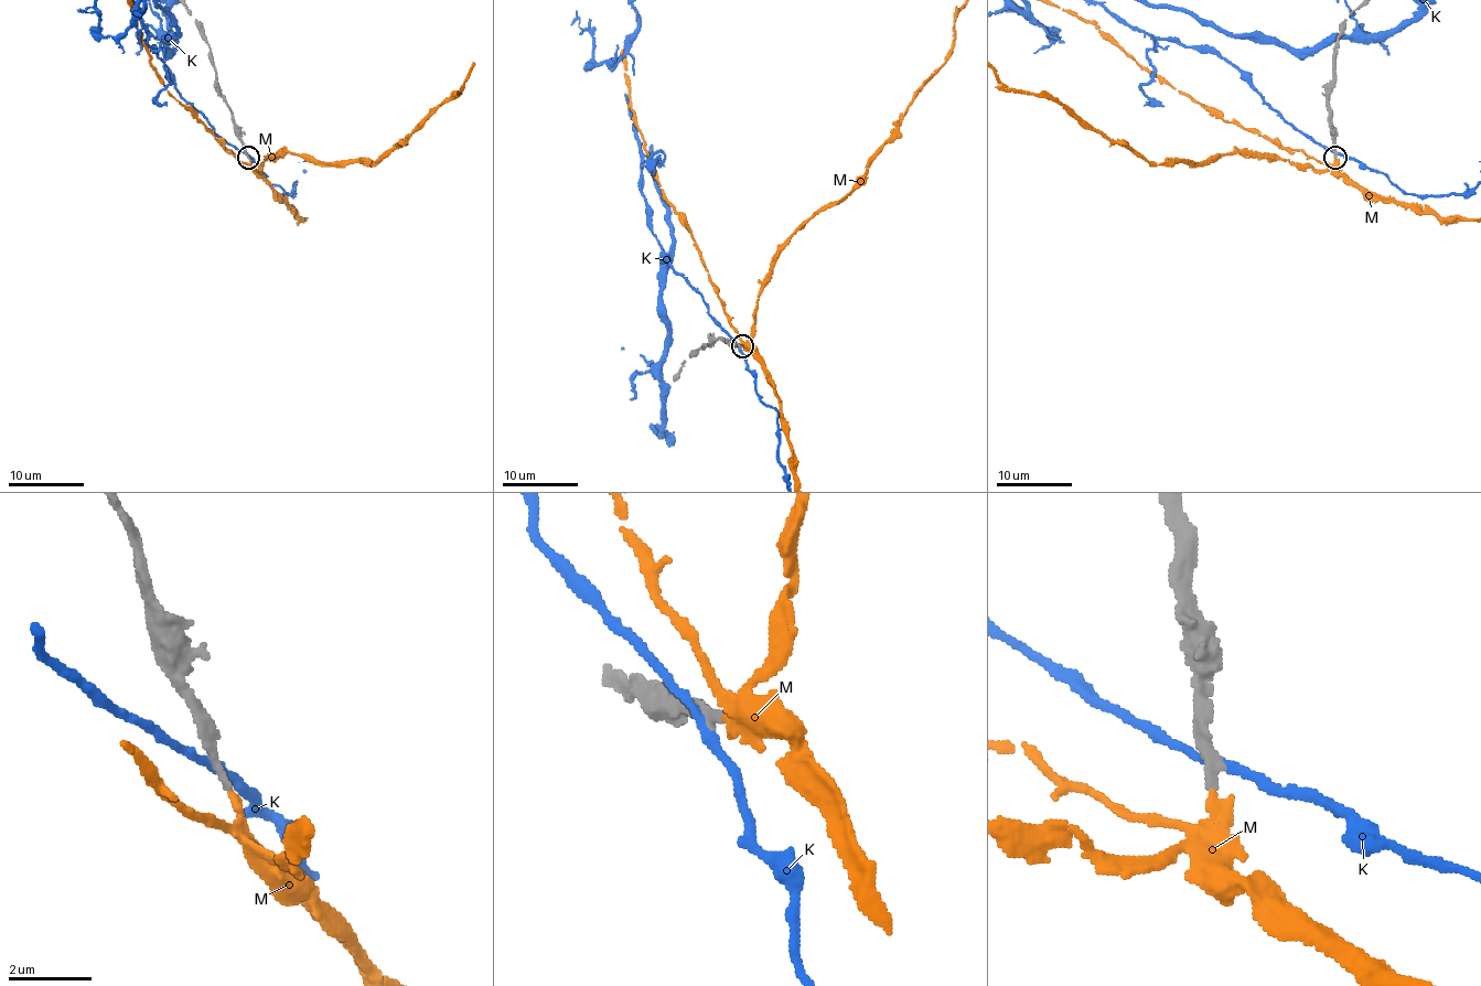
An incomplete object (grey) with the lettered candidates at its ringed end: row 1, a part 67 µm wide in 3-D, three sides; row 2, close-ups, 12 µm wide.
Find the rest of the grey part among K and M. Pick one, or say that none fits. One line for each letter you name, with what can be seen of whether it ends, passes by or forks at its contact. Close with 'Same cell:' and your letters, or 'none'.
M: it ends there
Same cell: M

